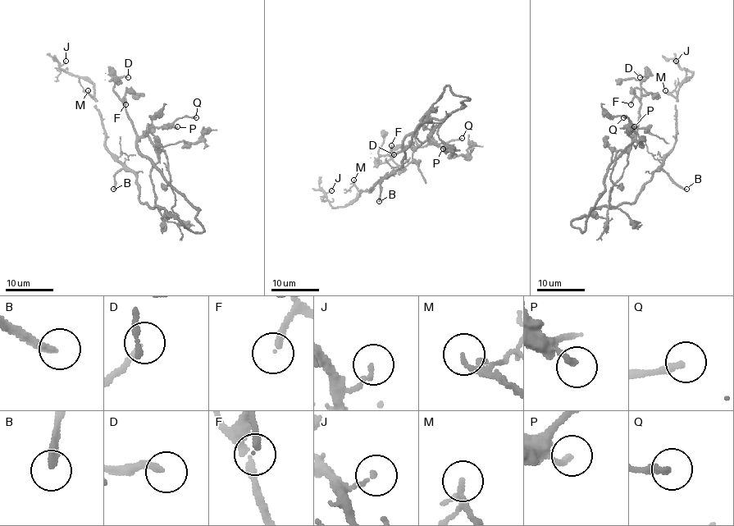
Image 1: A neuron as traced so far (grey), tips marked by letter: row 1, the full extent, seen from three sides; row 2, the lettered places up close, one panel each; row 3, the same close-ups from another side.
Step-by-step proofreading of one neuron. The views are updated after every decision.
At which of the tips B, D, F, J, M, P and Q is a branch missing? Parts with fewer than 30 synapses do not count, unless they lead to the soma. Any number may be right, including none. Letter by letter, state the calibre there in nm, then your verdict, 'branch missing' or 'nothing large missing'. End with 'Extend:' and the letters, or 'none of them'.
B: 240 nm thick; branch missing
D: 200 nm thick; nothing large missing
F: 200 nm thick; nothing large missing
J: 150 nm thick; nothing large missing
M: 120 nm thick; branch missing
P: 200 nm thick; nothing large missing
Q: 220 nm thick; nothing large missing
Extend: B, M

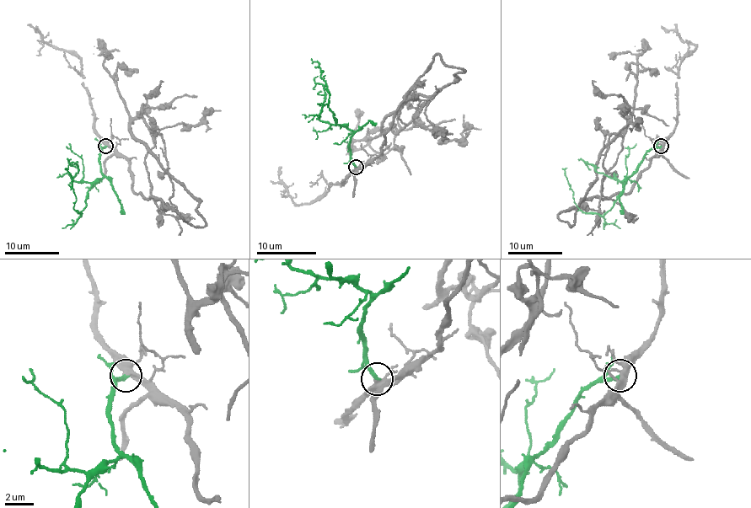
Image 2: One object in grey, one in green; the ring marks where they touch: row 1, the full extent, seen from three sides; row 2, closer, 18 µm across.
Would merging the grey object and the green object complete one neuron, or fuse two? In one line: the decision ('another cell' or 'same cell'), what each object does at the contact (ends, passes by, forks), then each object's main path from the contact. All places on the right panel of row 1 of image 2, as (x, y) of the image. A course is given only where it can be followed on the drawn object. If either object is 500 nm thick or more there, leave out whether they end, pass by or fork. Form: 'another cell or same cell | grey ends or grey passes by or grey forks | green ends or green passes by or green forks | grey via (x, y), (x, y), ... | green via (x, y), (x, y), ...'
same cell | grey forks | green ends | grey via (661, 147), (628, 193), (601, 196), (630, 119), (636, 76), (630, 66), (650, 69), (638, 72) | green via (661, 147), (650, 149), (624, 182), (613, 206), (603, 216), (585, 213), (575, 203), (561, 168)

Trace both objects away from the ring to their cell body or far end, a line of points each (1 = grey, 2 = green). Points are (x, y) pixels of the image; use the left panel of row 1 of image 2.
1: (106, 147), (127, 161), (131, 189), (149, 196), (152, 134), (126, 111), (115, 81), (118, 63), (133, 72)
2: (106, 147), (99, 156), (103, 176), (88, 191), (82, 216), (73, 207), (76, 196), (72, 178), (65, 168)

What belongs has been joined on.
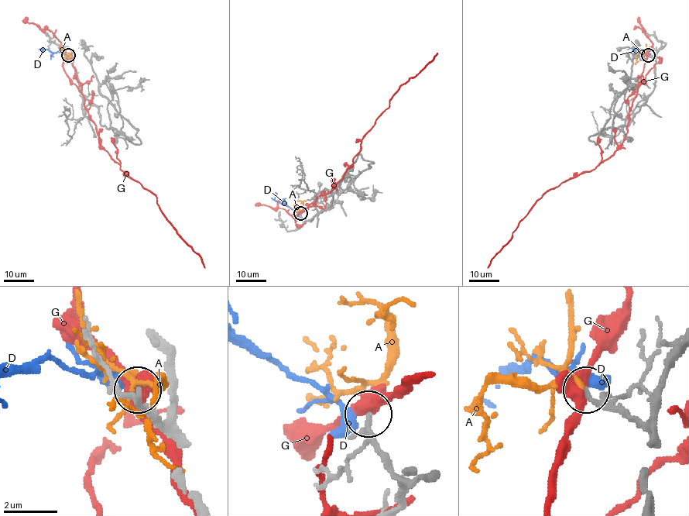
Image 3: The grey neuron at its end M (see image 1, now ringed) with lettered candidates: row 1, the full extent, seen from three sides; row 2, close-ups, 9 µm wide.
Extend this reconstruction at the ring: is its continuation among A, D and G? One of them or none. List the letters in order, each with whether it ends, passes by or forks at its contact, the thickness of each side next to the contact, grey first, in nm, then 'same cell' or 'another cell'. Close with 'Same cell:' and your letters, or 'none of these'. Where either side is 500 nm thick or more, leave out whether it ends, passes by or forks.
A: it ends; calibres 130 and 160 nm; same cell
D: it ends; calibres 130 and 480 nm; another cell
G: it forks; calibres 130 and 440 nm; another cell
Same cell: A

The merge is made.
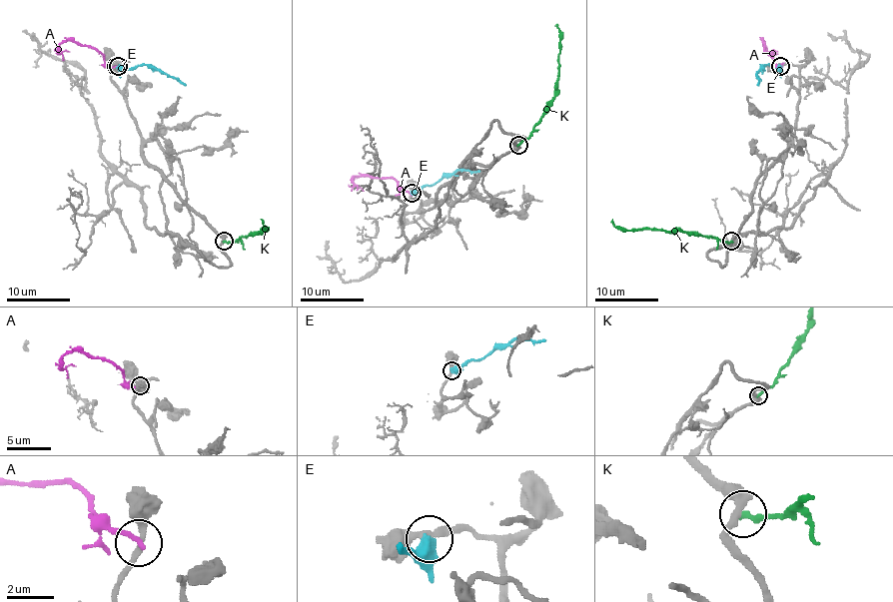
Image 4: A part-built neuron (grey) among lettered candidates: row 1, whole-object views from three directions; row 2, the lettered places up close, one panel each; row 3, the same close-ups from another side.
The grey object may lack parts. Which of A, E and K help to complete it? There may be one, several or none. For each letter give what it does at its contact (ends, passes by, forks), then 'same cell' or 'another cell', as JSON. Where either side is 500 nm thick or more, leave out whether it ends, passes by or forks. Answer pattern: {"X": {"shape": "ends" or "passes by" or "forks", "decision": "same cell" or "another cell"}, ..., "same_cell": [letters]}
{"A": {"shape": "ends", "decision": "another cell"}, "E": {"decision": "another cell"}, "K": {"shape": "ends", "decision": "another cell"}, "same_cell": []}

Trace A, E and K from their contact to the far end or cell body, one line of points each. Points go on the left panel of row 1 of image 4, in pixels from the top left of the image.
A: (116, 65), (109, 67), (98, 51), (73, 40), (65, 40), (58, 51), (70, 51)
E: (117, 65), (125, 68), (146, 65), (159, 68), (186, 86)
K: (224, 242), (235, 242), (265, 231), (260, 219)

